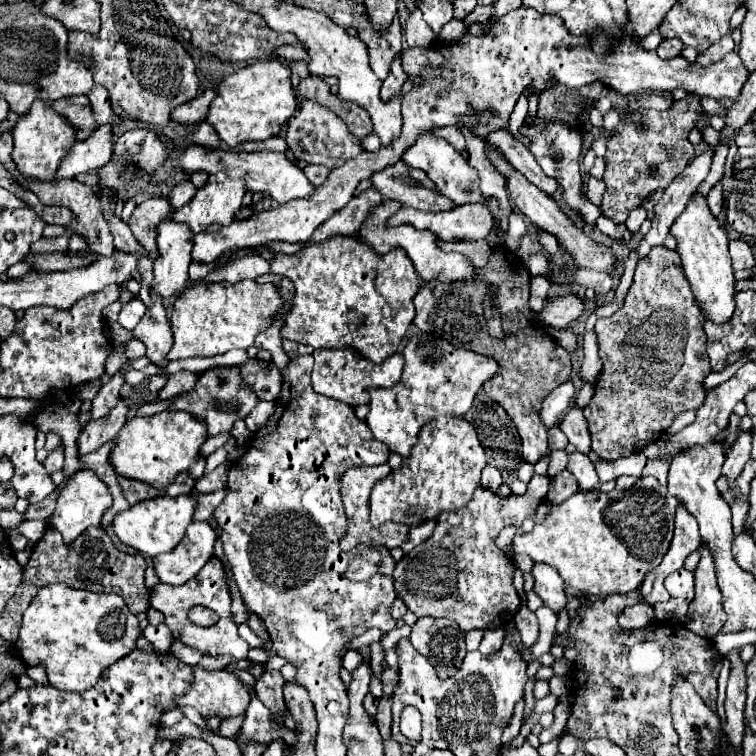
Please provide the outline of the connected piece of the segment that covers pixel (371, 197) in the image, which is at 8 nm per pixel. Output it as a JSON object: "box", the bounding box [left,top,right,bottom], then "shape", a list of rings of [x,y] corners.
{"box":[310,187,382,243],"shape":[[[374,187],[362,191],[360,195],[354,195],[336,215],[332,215],[314,231],[310,241],[318,243],[318,241],[326,241],[328,237],[356,233],[364,223],[364,219],[370,215],[370,209],[380,203],[382,203],[382,195]]]}

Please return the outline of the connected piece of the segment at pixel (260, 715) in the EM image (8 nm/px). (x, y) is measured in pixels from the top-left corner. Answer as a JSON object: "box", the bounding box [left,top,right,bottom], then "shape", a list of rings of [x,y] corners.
{"box":[233,670,296,745],"shape":[[[236,670],[233,672],[238,679],[250,688],[250,703],[246,709],[246,719],[240,729],[242,741],[256,741],[256,743],[270,743],[274,739],[282,739],[288,745],[296,742],[294,731],[278,729],[270,717],[268,707],[256,697],[254,686],[256,679],[247,671]]]}

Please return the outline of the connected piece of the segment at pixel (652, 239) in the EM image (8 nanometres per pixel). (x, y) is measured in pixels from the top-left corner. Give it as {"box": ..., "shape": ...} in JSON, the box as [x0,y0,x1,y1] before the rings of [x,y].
{"box":[634,147,712,259],"shape":[[[708,147],[694,161],[690,161],[688,167],[662,193],[660,201],[654,207],[652,229],[640,239],[638,247],[634,249],[638,253],[638,259],[644,259],[650,253],[652,247],[664,243],[664,237],[668,235],[670,225],[684,211],[684,207],[688,205],[690,197],[696,193],[696,187],[704,181],[710,161],[712,161],[712,149]]]}

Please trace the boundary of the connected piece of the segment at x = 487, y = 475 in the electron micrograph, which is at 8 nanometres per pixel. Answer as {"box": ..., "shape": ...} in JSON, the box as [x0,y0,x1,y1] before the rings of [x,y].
{"box":[482,465,502,491],"shape":[[[487,465],[486,469],[482,471],[482,487],[488,487],[490,491],[498,491],[498,487],[502,485],[502,475],[496,467],[492,465]]]}

